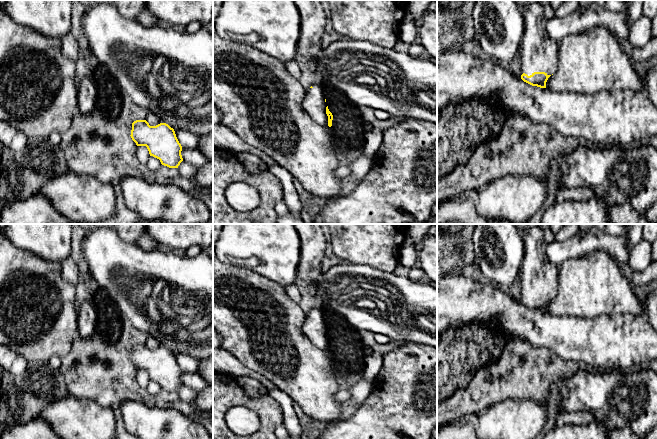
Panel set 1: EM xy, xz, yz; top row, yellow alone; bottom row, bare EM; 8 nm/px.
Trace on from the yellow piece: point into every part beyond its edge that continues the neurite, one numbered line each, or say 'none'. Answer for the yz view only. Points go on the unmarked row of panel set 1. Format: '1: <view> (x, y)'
1: yz (539, 277)

